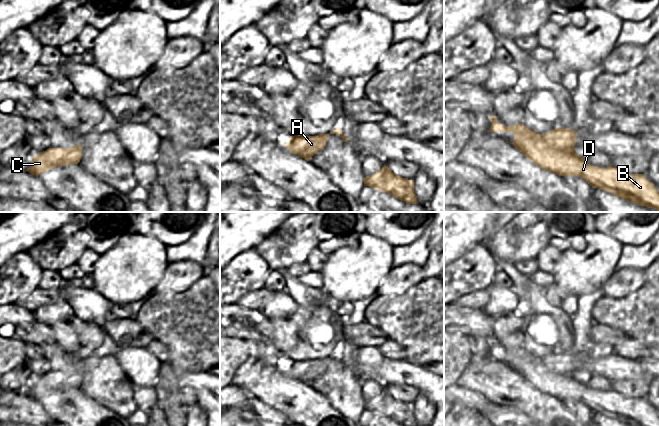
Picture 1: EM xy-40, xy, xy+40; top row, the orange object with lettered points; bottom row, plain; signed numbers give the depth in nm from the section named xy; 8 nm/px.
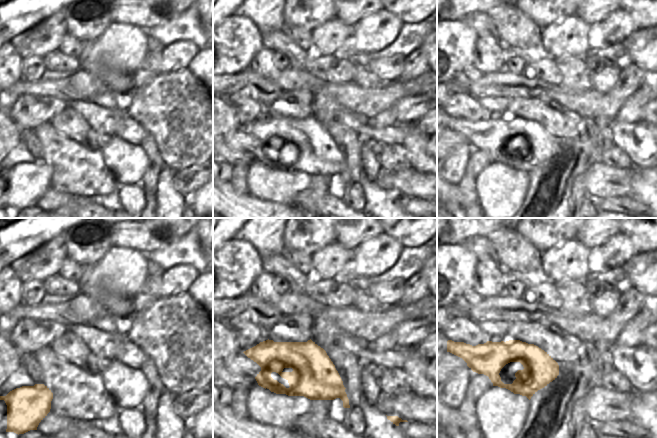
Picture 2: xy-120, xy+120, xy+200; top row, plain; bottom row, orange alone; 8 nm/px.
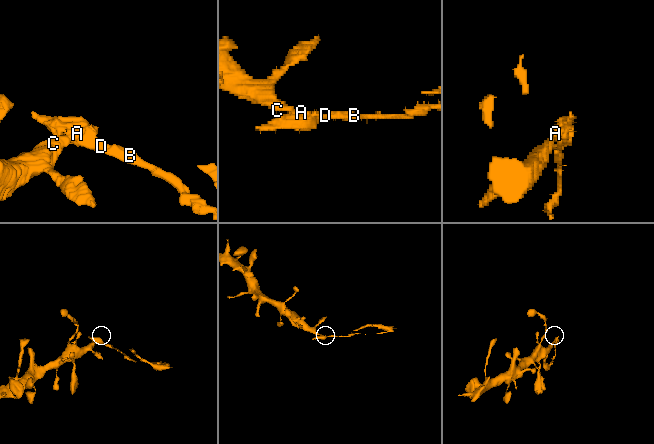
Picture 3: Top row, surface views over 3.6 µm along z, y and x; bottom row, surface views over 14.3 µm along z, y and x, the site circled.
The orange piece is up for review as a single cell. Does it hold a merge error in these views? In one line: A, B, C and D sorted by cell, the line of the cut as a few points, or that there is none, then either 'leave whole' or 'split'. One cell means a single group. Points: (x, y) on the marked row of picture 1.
groups A B D / C; cut xy-40 (65, 148), (81, 152); split

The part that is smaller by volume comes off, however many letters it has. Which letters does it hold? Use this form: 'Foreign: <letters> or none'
Foreign: A, B, D

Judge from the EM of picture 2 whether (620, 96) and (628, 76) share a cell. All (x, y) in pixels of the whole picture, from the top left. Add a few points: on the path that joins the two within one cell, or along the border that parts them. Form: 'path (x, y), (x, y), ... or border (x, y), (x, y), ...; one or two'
path (622, 91), (628, 81); one

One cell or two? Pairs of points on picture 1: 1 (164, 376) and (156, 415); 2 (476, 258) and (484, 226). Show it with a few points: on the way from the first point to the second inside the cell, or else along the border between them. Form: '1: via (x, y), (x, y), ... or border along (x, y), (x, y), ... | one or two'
1: via (164, 386), (164, 394), (160, 405) | one
2: border along (483, 243), (473, 245), (460, 256) | two

